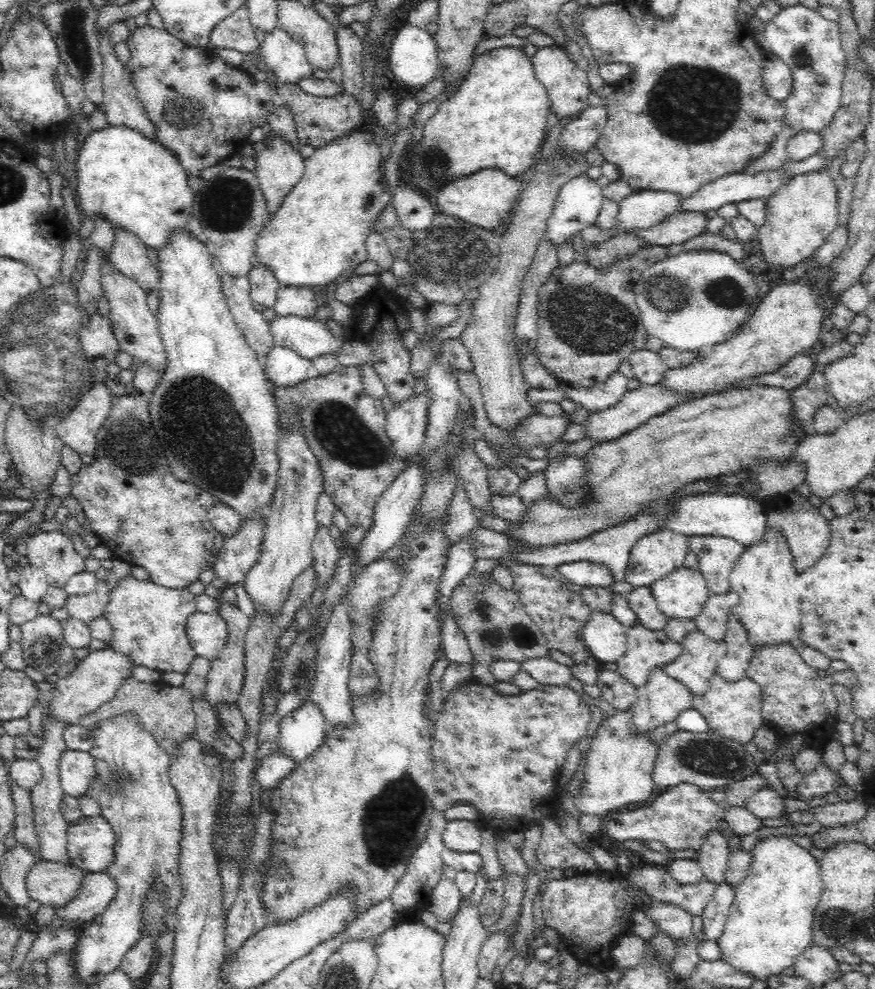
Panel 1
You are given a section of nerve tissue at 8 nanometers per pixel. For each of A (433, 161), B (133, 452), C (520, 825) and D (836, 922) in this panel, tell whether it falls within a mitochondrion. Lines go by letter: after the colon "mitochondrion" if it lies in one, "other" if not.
A: mitochondrion
B: mitochondrion
C: other
D: mitochondrion

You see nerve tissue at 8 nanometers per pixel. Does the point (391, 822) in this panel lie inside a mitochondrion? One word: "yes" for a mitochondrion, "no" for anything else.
yes

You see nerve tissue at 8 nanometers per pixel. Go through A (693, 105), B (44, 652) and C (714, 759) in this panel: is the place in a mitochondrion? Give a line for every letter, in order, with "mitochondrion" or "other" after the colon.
A: mitochondrion
B: mitochondrion
C: mitochondrion

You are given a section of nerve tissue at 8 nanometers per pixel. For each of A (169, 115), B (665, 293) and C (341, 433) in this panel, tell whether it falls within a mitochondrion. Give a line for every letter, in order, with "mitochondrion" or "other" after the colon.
A: mitochondrion
B: mitochondrion
C: mitochondrion

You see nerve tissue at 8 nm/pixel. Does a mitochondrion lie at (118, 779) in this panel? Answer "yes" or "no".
yes

